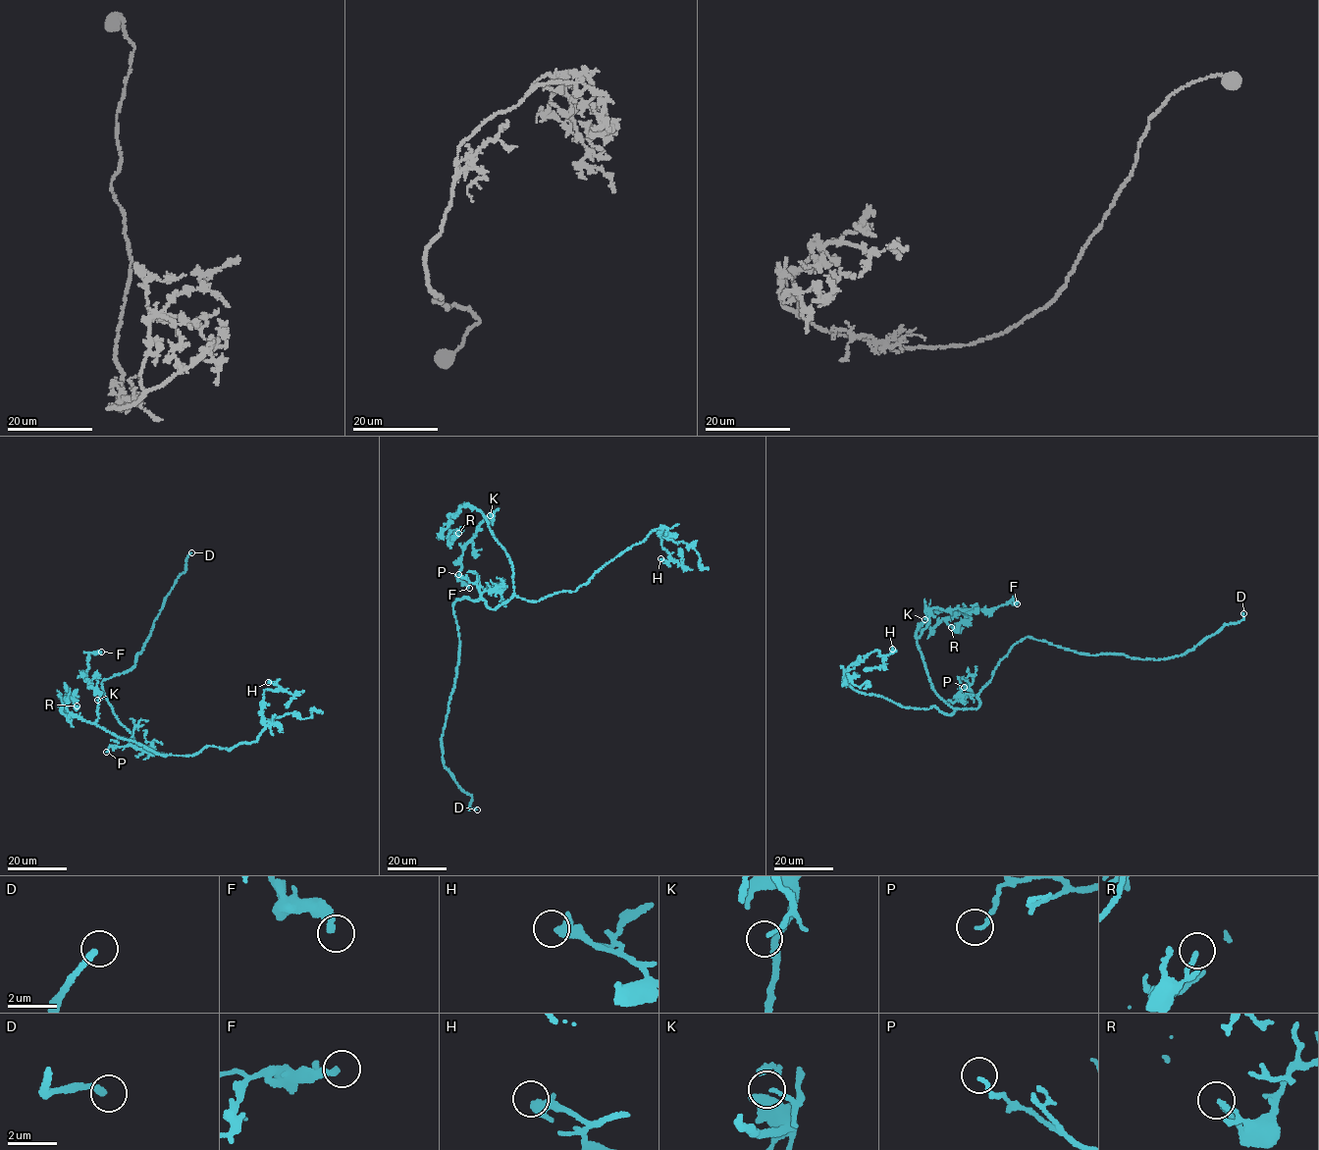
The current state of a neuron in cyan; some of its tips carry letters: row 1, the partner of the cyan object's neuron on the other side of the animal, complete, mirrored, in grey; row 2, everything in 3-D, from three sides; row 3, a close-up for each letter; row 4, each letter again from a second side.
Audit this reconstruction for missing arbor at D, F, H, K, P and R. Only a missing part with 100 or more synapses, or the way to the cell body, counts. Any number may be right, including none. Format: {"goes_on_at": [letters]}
{"goes_on_at": ["D"]}

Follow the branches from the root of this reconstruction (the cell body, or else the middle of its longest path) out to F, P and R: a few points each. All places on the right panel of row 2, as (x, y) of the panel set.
F: (984, 686), (976, 708), (948, 705), (934, 693), (917, 638), (931, 608), (988, 610), (1012, 601), (1017, 603)
P: (984, 686), (977, 695), (968, 690), (968, 684), (964, 687)
R: (984, 686), (973, 709), (951, 707), (934, 693), (916, 631), (960, 612), (970, 616), (951, 627)

